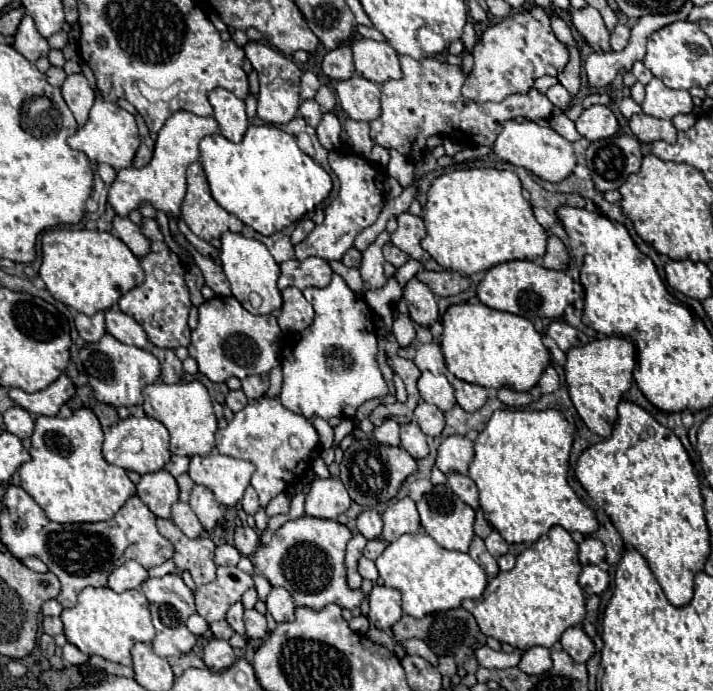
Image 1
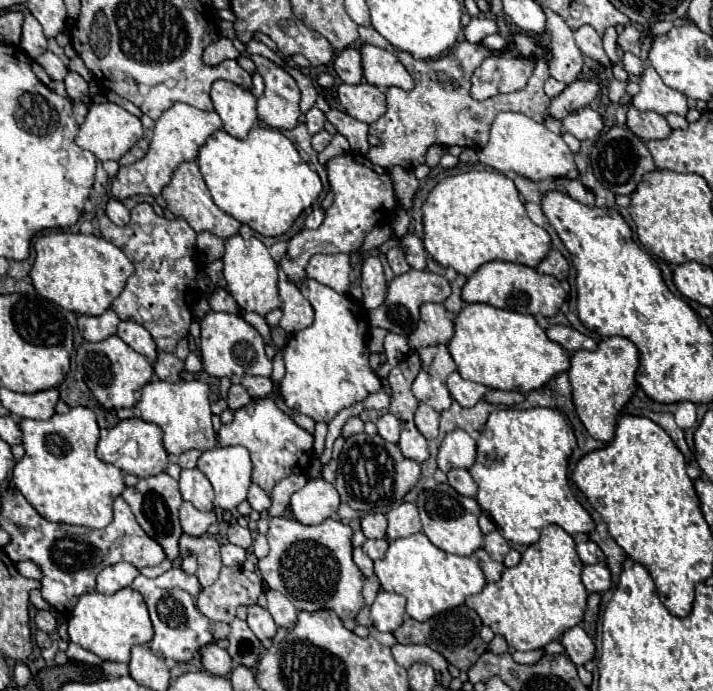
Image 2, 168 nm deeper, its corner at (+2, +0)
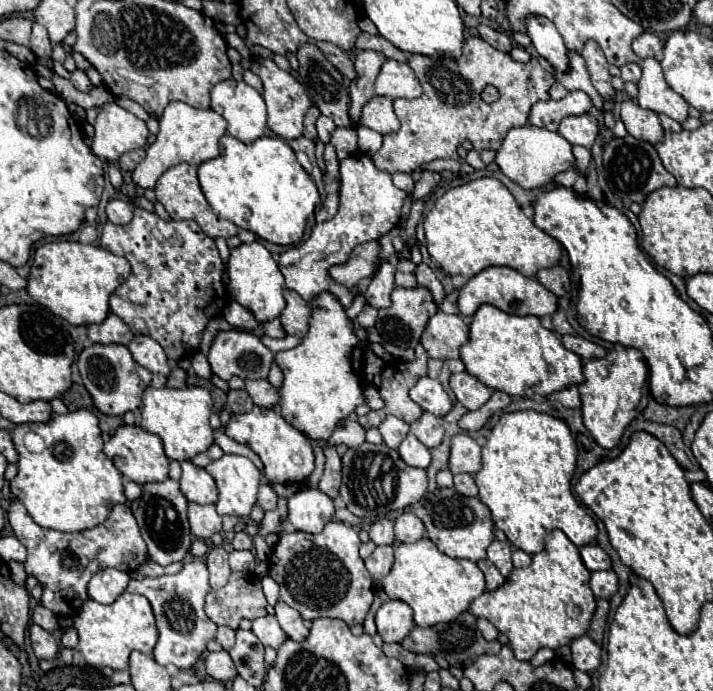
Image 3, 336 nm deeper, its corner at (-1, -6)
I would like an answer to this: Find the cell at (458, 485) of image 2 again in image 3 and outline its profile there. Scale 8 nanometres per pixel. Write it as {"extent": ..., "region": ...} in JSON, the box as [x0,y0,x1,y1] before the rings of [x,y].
{"extent":[455,474,477,496],"region":[[[457,474],[455,476],[455,490],[463,496],[477,496],[477,484],[471,474]]]}

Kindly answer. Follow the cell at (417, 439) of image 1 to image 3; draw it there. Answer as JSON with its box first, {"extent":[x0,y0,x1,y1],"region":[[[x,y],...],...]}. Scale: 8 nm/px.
{"extent":[399,434,431,468],"region":[[[407,434],[405,440],[401,442],[399,446],[399,456],[409,464],[409,466],[415,466],[415,468],[427,468],[429,462],[431,462],[431,452],[425,444],[421,444],[415,434]]]}

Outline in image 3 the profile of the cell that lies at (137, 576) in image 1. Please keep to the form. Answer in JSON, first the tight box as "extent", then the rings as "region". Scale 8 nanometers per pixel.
{"extent":[89,568,131,604],"region":[[[105,568],[101,572],[95,574],[95,578],[91,578],[89,582],[89,598],[99,602],[99,604],[111,604],[117,600],[117,596],[121,596],[129,584],[131,576],[123,570],[117,568]]]}

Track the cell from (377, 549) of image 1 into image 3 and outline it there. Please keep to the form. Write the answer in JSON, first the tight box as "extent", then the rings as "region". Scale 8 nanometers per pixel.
{"extent":[365,546,393,584],"region":[[[377,546],[373,550],[373,554],[365,560],[365,566],[367,566],[369,574],[373,576],[375,584],[379,584],[381,578],[391,572],[391,566],[393,566],[393,548],[391,546]]]}

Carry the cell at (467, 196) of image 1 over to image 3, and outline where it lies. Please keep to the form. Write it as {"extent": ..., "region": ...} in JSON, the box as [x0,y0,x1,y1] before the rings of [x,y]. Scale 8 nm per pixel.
{"extent":[425,178,561,278],"region":[[[477,178],[463,186],[447,190],[425,216],[425,236],[431,258],[451,276],[461,274],[465,278],[471,278],[489,266],[509,266],[525,276],[535,276],[541,268],[555,266],[561,256],[559,242],[539,230],[533,220],[521,212],[513,194],[497,178]]]}

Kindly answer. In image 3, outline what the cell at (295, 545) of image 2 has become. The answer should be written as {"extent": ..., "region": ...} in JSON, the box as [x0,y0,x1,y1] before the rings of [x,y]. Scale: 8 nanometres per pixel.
{"extent":[269,522,373,626],"region":[[[329,522],[323,532],[279,532],[279,542],[269,558],[269,574],[281,588],[281,600],[305,620],[321,616],[341,618],[347,626],[363,624],[373,604],[373,580],[359,558],[361,540],[343,522]]]}

